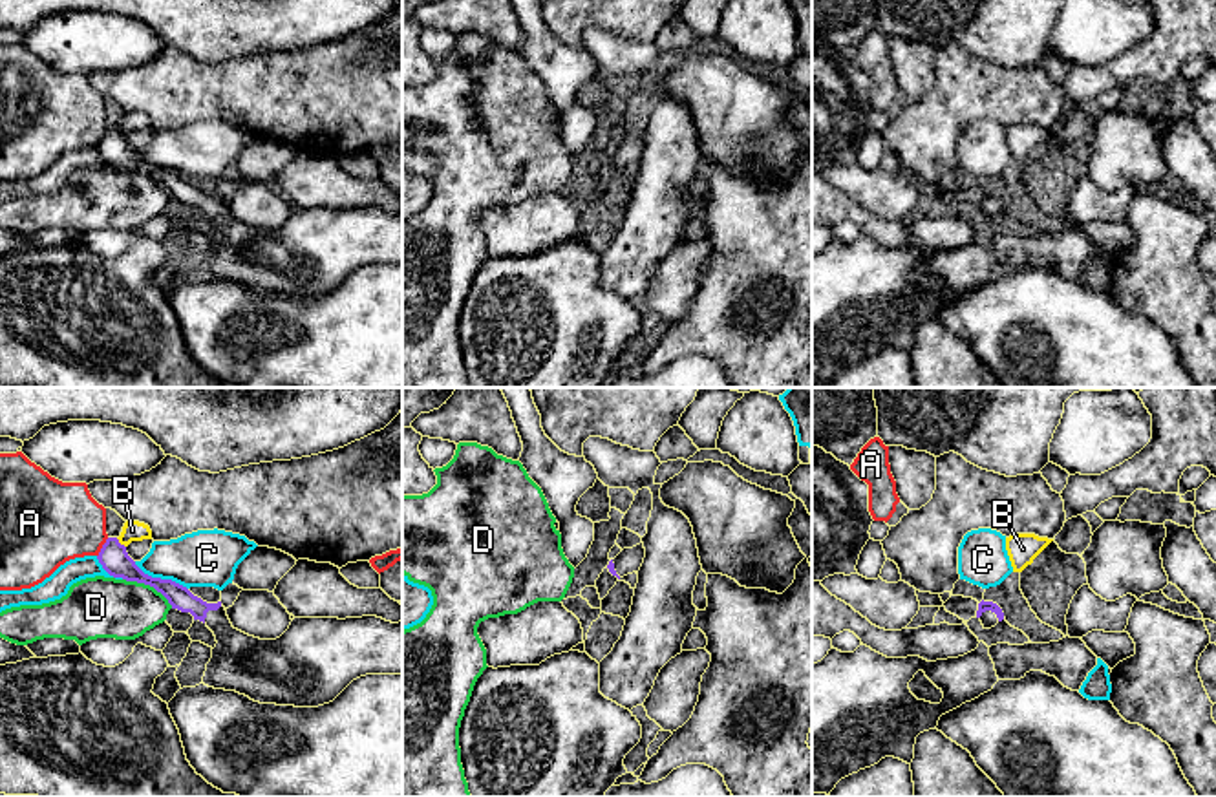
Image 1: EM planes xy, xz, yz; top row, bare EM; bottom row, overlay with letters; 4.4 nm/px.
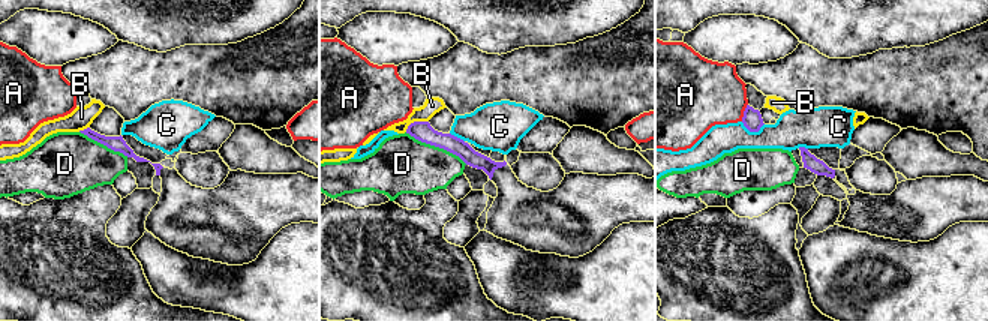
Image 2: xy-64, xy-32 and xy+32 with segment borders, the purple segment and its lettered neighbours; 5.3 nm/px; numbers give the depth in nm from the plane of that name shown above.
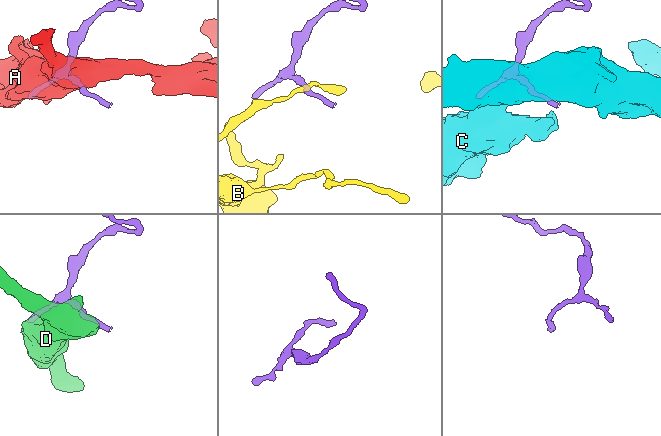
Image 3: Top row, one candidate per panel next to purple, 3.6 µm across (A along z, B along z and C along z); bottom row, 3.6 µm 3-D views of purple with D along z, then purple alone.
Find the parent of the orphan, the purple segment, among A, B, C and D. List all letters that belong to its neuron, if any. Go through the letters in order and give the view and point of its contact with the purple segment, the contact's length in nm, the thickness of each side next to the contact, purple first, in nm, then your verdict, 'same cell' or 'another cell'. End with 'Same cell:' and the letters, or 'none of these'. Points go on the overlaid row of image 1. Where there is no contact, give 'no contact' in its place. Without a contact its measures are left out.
A: xy (103, 547) | 100 nm | 130/360 nm | another cell
B: xy (119, 543) | 60 nm | 130/90 nm | another cell
C: xy (160, 578) | 260 nm | 130/260 nm | another cell
D: xy (149, 584) | 260 nm | 130/280 nm | another cell
Same cell: none of these

